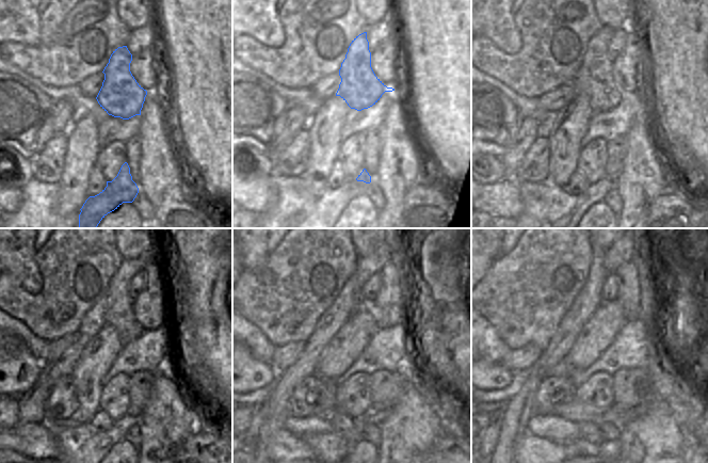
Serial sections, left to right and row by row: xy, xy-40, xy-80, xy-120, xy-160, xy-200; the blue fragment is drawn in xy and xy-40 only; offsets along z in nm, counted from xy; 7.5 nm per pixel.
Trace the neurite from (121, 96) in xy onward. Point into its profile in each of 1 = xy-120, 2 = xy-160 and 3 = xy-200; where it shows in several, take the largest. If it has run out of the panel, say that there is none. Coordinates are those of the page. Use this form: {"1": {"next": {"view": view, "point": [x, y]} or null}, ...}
{"1": {"next": {"view": "xy-120", "point": [119, 314]}}, "2": {"next": {"view": "xy-160", "point": [372, 264]}}, "3": {"next": {"view": "xy-200", "point": [621, 251]}}}

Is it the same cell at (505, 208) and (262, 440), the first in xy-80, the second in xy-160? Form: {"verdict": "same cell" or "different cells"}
{"verdict": "different cells"}

